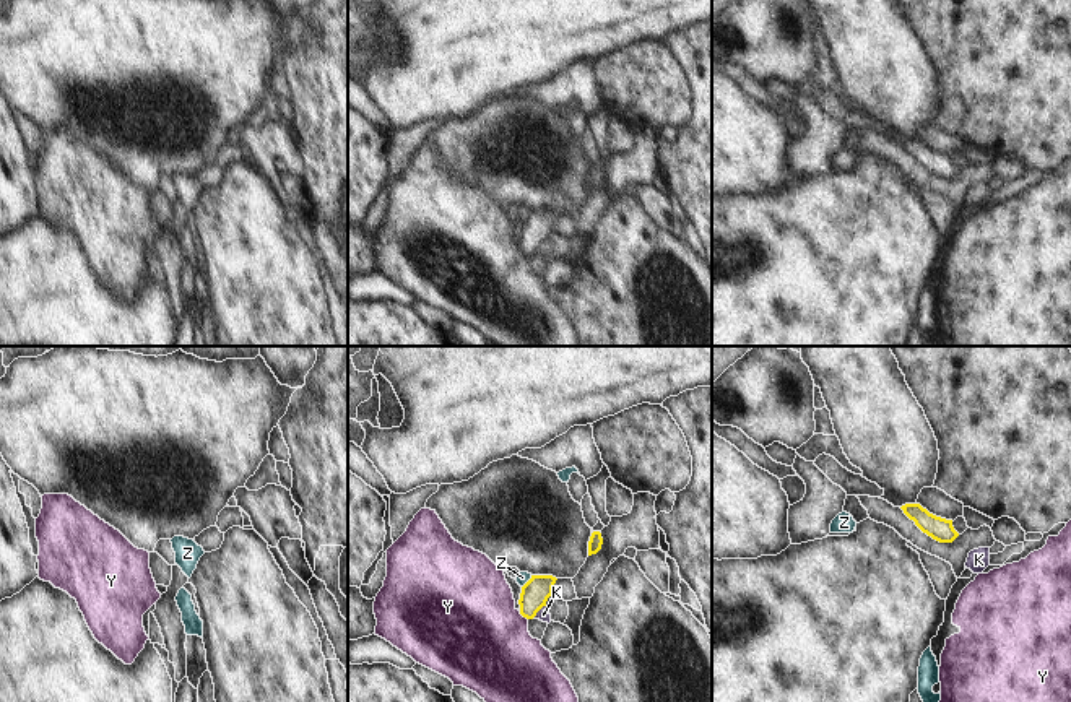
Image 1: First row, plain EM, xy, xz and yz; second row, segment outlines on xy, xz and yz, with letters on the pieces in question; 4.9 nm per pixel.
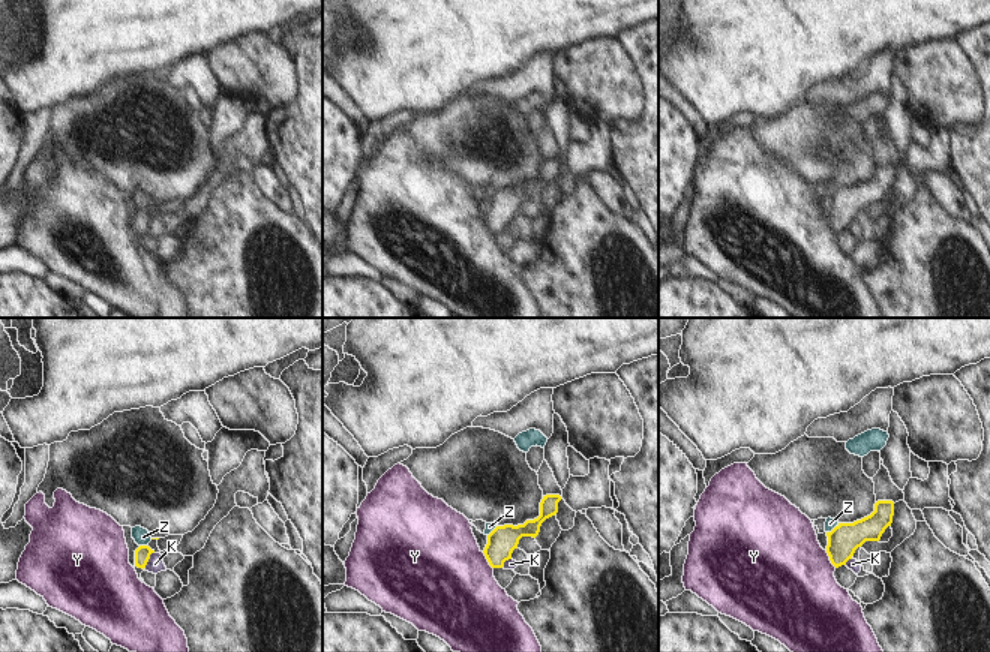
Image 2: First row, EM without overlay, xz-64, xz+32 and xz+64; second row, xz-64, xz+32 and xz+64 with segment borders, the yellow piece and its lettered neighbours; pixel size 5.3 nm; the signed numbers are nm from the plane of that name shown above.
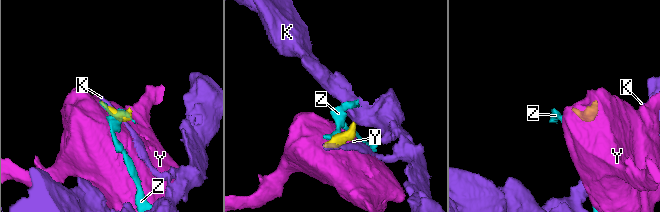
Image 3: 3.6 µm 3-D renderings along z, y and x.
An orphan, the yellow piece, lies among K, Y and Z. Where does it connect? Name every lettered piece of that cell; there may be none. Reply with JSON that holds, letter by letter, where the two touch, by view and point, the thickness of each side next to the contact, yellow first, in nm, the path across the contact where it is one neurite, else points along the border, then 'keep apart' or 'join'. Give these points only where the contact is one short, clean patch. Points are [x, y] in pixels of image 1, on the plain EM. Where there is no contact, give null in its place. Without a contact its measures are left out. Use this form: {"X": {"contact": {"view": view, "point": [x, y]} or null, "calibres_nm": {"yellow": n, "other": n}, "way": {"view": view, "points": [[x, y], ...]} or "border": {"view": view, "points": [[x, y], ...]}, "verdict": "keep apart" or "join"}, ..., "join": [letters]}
{"K": {"contact": {"view": "xz", "point": [538, 246]}, "calibres_nm": {"yellow": 140, "other": 70}, "border": {"view": "xz", "points": [[545, 241], [533, 252]]}, "verdict": "keep apart"}, "Y": {"contact": {"view": "xz", "point": [524, 252]}, "calibres_nm": {"yellow": 140, "other": 480}, "border": {"view": "xz", "points": [[519, 247], [527, 255]]}, "verdict": "keep apart"}, "Z": {"contact": {"view": "xz", "point": [527, 218]}, "calibres_nm": {"yellow": 140, "other": 60}, "border": {"view": "xz", "points": [[532, 212], [522, 223]]}, "verdict": "keep apart"}, "join": []}

